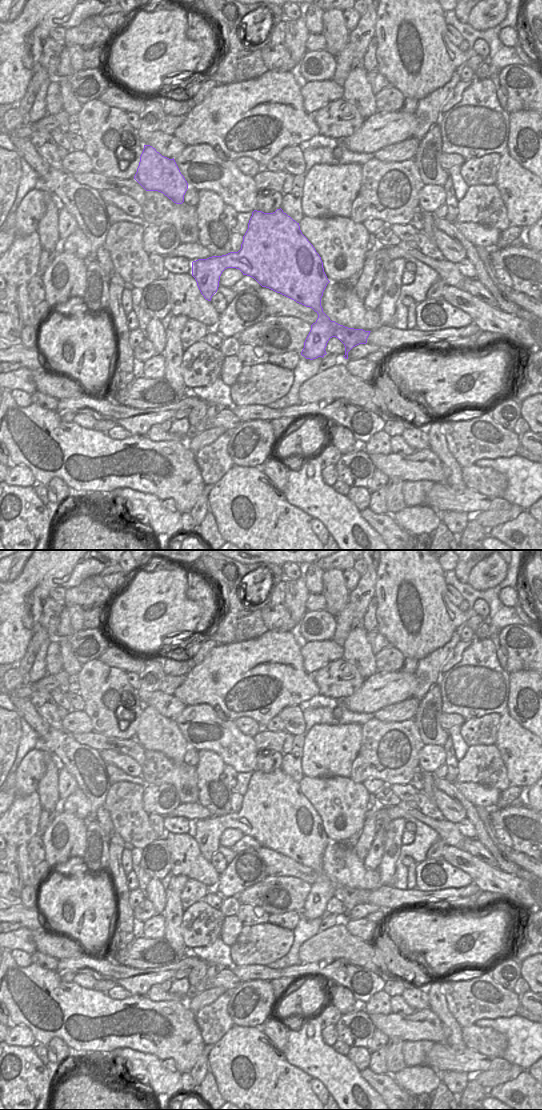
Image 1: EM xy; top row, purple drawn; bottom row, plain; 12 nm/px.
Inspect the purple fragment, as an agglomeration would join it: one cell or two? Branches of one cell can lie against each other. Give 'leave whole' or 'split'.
leave whole

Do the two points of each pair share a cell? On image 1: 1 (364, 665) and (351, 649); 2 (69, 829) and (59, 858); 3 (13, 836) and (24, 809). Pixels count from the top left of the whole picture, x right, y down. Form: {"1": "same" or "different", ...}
{"1": "same", "2": "same", "3": "same"}

